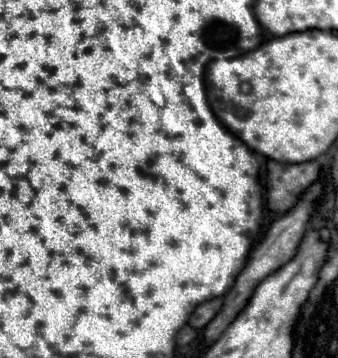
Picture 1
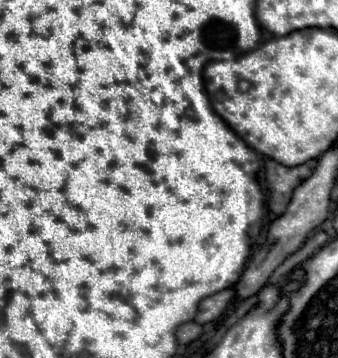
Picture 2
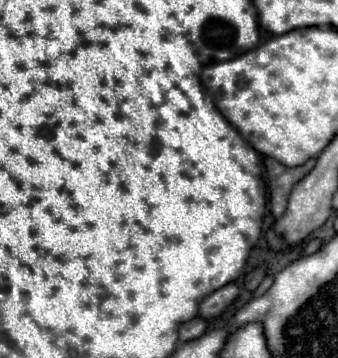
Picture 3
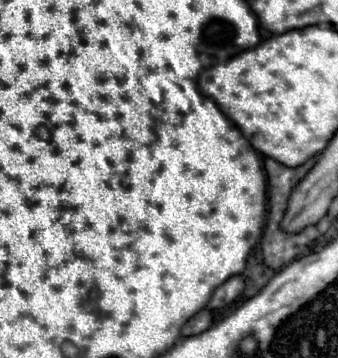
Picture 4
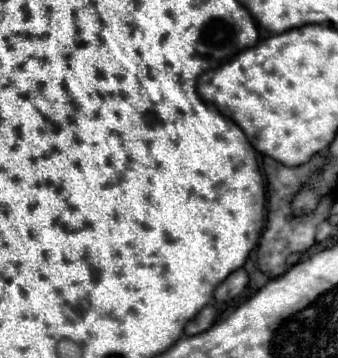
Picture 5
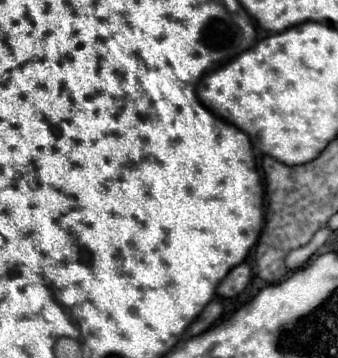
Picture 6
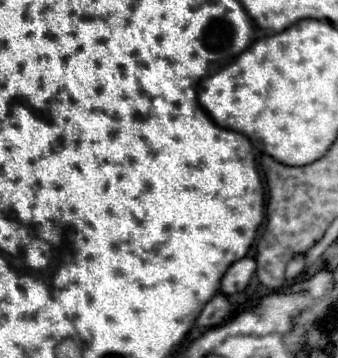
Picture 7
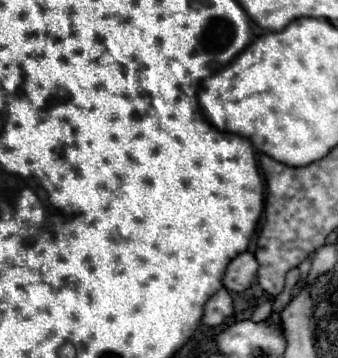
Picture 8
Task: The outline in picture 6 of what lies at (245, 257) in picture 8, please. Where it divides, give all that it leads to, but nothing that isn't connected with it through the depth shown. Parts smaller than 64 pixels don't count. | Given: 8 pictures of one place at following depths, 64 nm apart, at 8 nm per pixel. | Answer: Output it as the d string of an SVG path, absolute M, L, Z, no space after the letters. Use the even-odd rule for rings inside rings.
M246 262L234 266L234 268L226 274L226 278L220 282L220 286L218 286L218 296L220 296L220 298L232 298L232 296L240 294L240 292L246 288L248 280L250 280L250 272L252 272L252 268L250 268L250 264L246 264Z

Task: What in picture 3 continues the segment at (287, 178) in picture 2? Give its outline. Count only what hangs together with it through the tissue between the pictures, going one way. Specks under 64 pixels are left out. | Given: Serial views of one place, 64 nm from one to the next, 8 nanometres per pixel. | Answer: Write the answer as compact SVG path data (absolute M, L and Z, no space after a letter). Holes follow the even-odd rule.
M272 158L264 160L266 172L268 172L268 186L270 186L270 212L276 220L286 210L286 200L288 200L288 194L290 194L292 186L296 182L300 182L314 168L314 162L316 160L312 158L302 166L288 168L288 166L282 166L280 162L272 160Z

